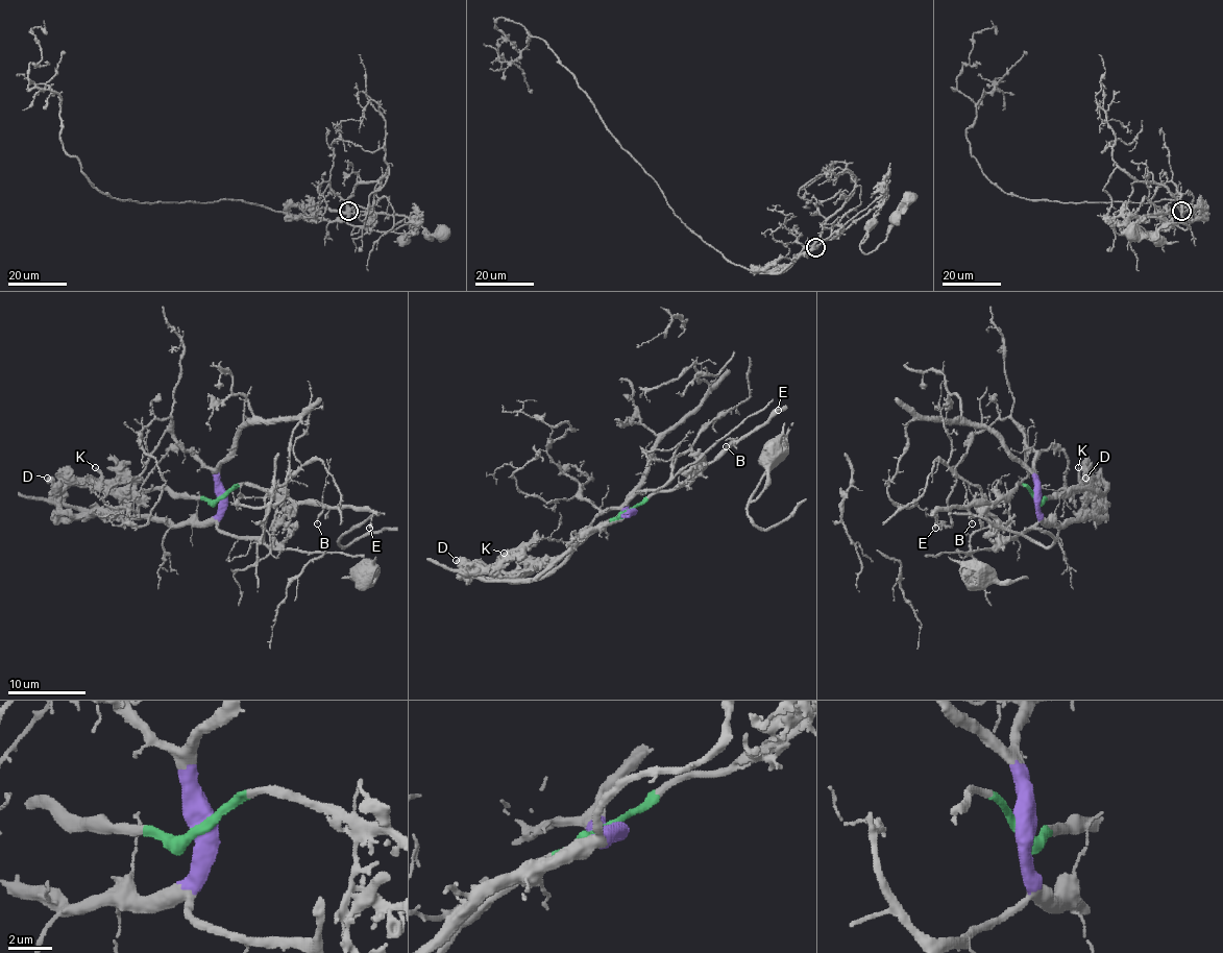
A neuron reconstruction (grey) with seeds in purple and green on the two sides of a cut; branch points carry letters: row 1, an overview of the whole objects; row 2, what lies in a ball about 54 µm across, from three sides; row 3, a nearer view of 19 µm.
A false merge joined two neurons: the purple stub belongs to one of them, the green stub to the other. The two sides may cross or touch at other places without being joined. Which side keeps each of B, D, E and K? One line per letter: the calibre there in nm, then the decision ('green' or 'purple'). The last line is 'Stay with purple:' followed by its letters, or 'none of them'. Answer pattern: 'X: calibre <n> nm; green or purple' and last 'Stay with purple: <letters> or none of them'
B: calibre 120 nm; green
D: calibre 600 nm; green
E: calibre 200 nm; green
K: calibre 200 nm; green
Stay with purple: none of them

